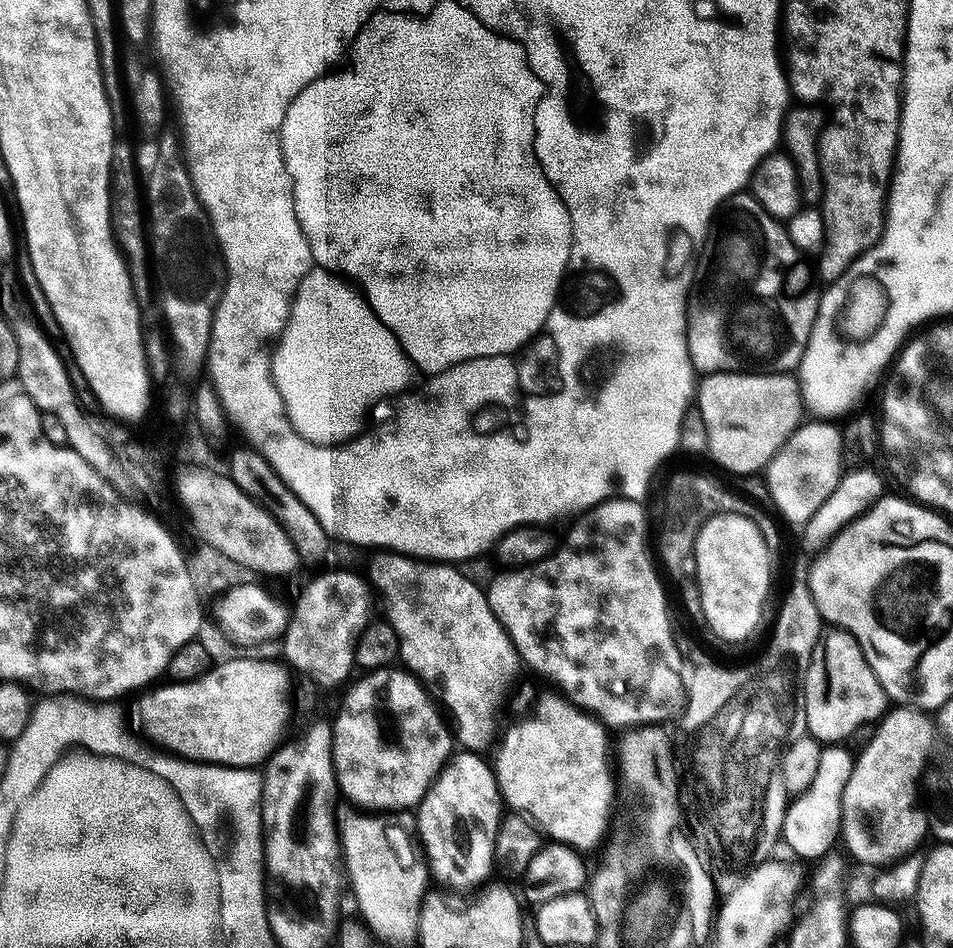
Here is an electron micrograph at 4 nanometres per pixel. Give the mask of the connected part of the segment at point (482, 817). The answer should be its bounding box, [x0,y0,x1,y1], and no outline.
[418,751,502,888]

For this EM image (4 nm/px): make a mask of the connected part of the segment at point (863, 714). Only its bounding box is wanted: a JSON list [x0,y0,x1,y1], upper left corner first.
[804,627,890,742]

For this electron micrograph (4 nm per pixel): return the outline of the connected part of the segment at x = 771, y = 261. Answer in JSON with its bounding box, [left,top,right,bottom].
[688,194,821,374]

